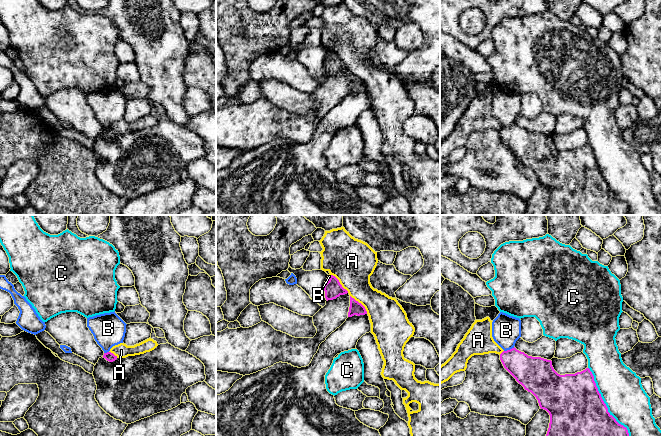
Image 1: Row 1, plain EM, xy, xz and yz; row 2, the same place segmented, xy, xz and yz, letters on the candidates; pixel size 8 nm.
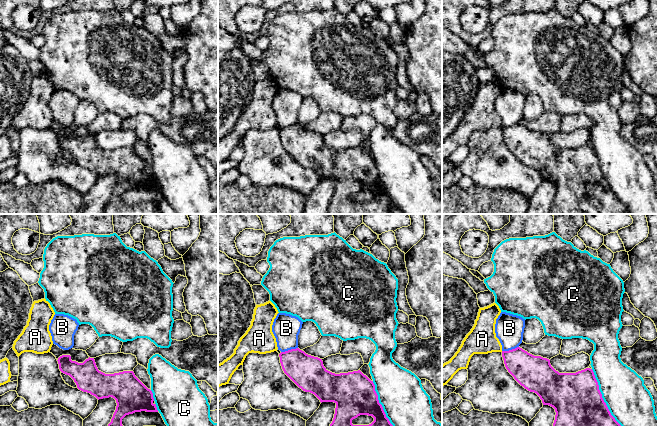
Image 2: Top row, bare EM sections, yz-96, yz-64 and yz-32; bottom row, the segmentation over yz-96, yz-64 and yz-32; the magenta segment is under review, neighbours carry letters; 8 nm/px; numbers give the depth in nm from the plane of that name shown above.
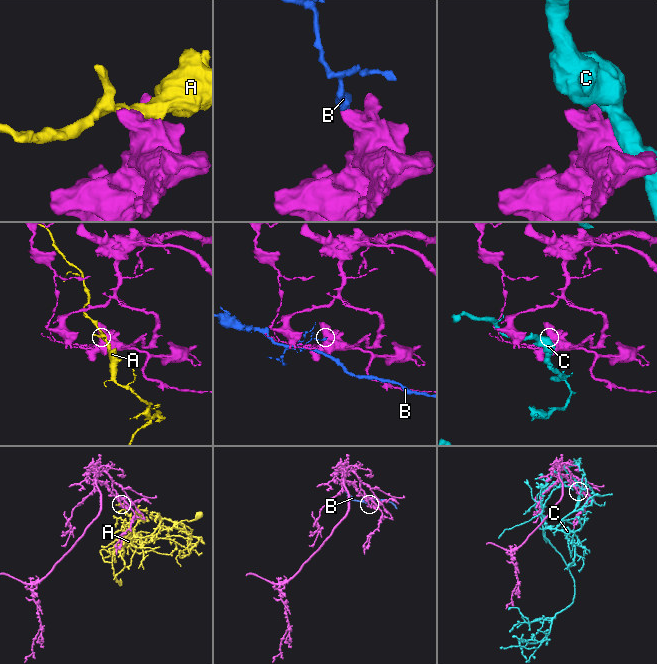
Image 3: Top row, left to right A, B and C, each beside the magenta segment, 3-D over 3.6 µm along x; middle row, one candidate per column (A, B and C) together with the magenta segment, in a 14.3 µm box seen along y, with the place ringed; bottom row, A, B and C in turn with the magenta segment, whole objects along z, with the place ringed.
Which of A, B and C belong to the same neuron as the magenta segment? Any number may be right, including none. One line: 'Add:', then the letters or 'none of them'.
Add: none of them

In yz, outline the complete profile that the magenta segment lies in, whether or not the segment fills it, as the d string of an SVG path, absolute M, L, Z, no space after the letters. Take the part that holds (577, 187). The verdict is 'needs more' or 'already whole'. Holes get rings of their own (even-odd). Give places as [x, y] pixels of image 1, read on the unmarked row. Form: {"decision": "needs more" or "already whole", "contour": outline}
{"decision": "already whole", "contour": "M515 123L503 127L500 136L516 157L536 173L540 184L549 189L550 199L544 215L629 215L627 204L619 200L608 188L589 144L575 150L560 151L554 146L551 136L528 132Z"}

